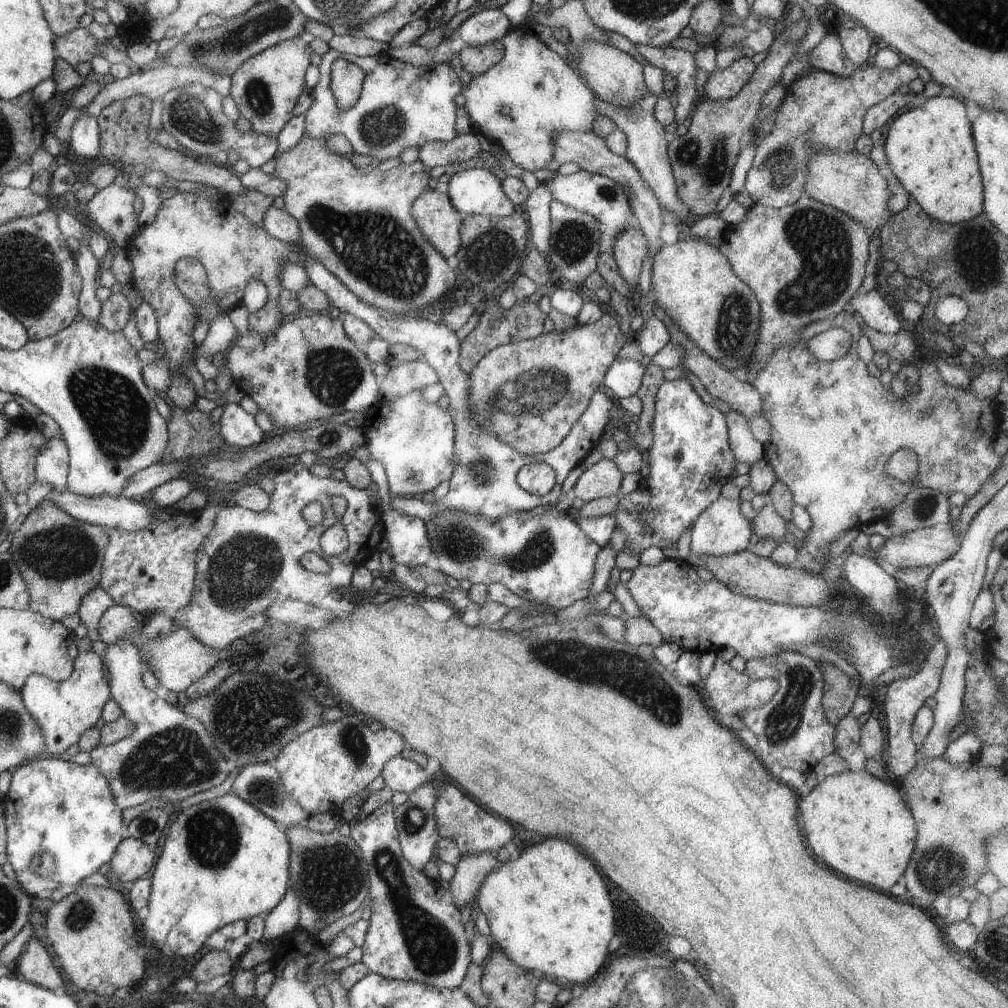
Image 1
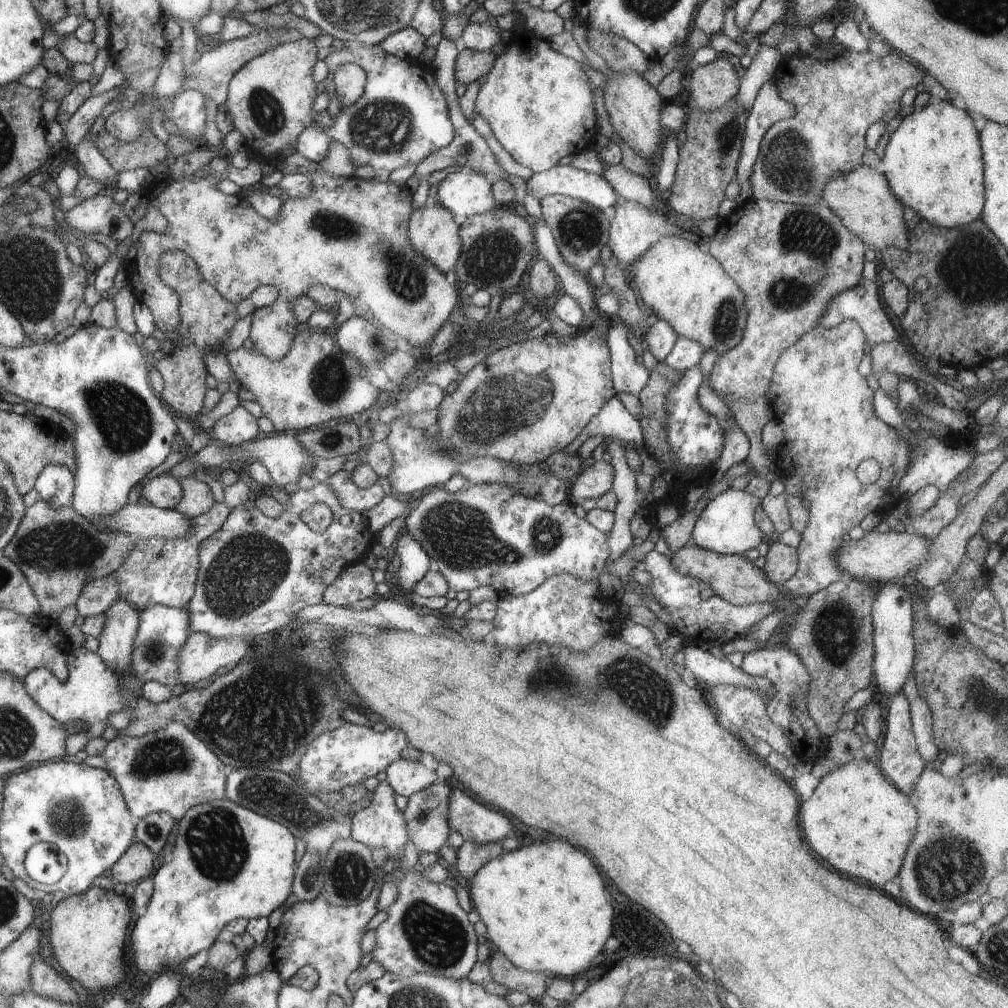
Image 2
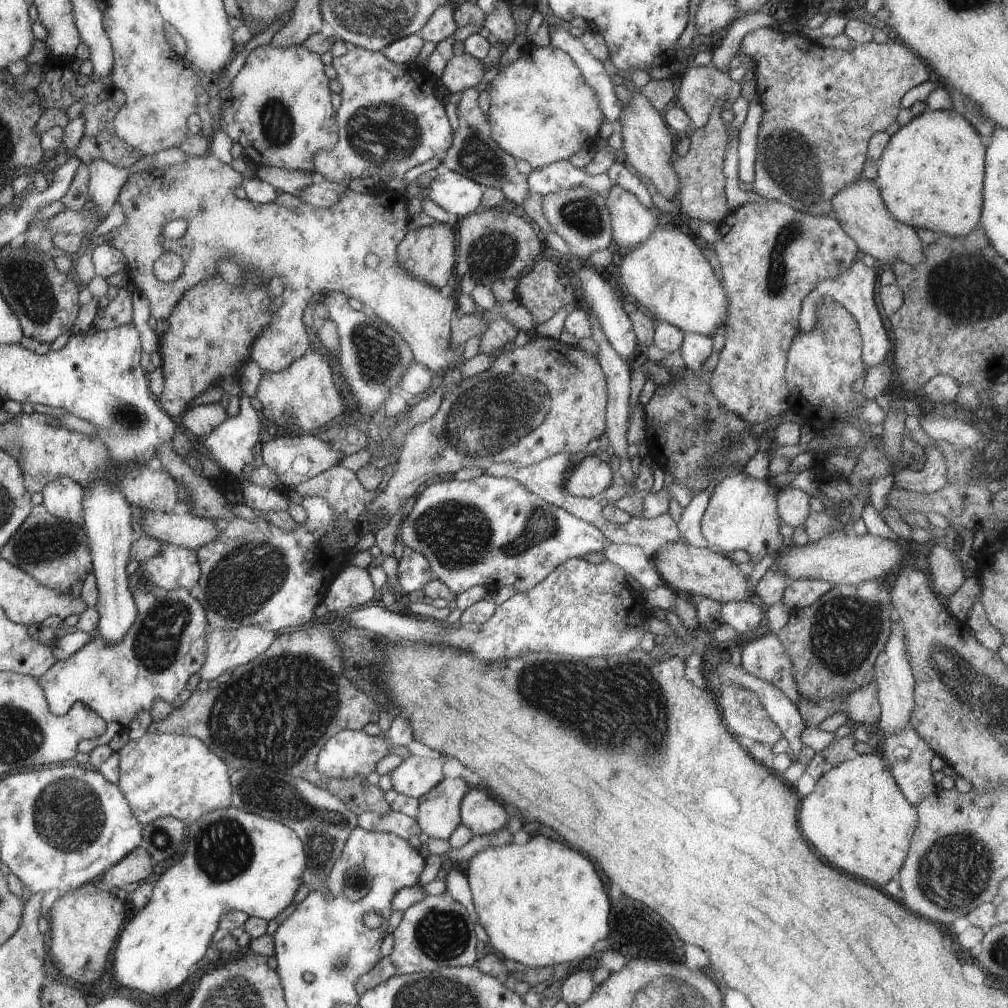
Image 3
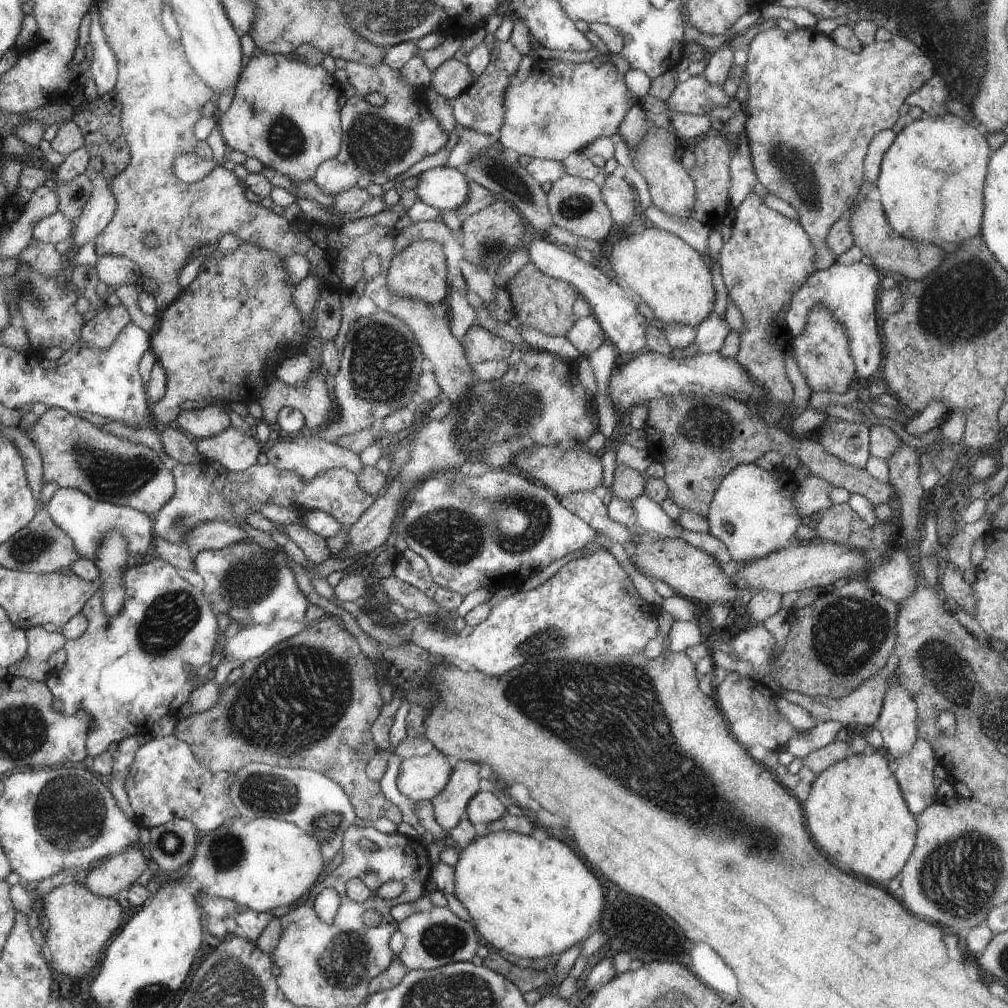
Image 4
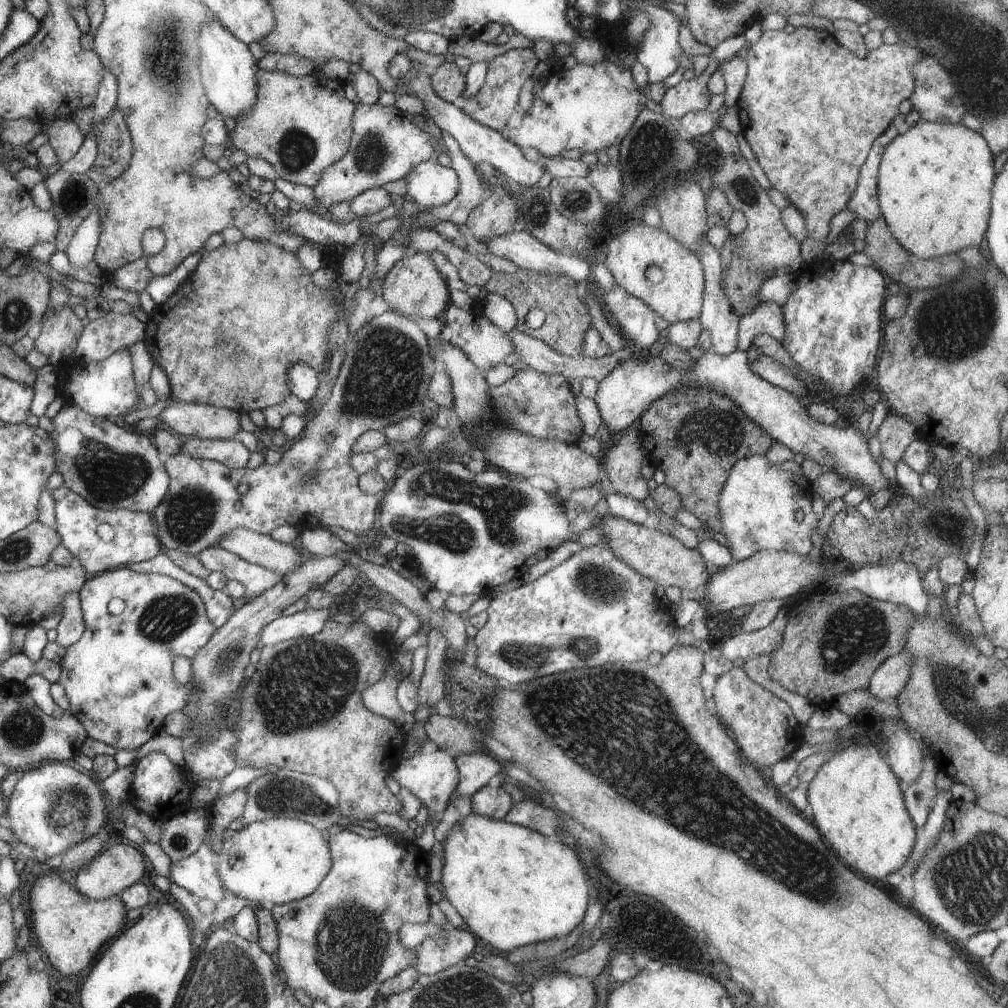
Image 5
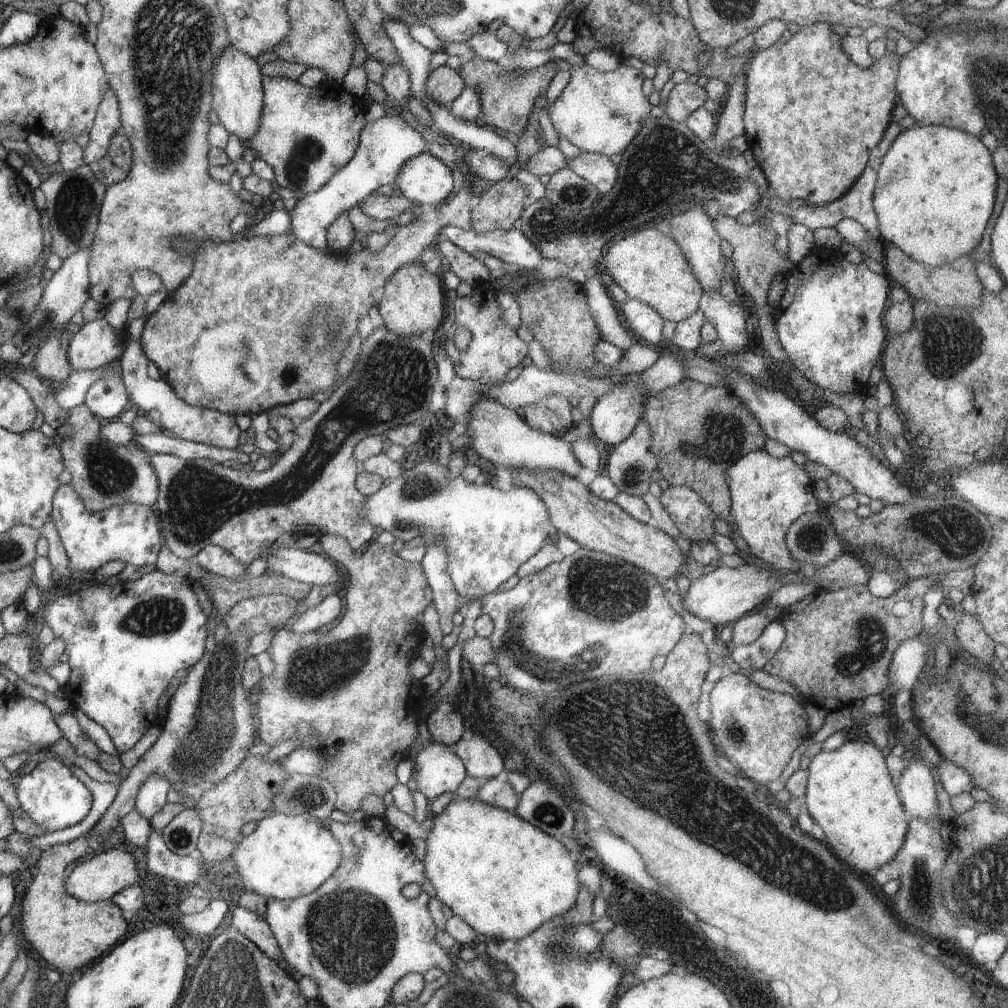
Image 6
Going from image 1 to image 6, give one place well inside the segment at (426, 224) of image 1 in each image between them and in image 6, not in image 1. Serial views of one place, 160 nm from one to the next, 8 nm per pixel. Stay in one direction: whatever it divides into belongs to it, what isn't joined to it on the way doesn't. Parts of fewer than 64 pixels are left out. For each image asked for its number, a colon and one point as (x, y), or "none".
2: (434, 233)
3: (428, 254)
4: (418, 271)
5: (414, 287)
6: (411, 301)

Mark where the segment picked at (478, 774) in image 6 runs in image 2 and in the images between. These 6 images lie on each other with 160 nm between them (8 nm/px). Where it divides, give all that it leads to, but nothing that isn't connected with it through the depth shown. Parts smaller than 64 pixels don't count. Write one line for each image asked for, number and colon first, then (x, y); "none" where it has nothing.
2: (427, 817)
3: (439, 815)
4: (449, 806)
5: (476, 769)

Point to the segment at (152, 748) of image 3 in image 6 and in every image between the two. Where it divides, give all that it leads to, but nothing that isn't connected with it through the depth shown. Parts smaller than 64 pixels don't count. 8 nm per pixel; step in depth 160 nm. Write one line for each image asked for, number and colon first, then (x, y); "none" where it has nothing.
4: (166, 782)
5: (160, 789)
6: (151, 798)

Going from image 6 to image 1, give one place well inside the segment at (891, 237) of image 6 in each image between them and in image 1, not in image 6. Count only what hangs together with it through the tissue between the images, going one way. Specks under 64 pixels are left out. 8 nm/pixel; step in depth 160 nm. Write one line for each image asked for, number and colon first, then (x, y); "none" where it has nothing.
1: (931, 151)
2: (933, 163)
3: (931, 173)
4: (931, 181)
5: (934, 185)

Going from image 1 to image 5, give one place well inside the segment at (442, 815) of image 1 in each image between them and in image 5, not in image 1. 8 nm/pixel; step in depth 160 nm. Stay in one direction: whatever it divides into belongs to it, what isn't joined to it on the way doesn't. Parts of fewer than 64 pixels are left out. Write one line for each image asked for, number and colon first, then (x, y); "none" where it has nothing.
2: (476, 822)
3: (480, 812)
4: (484, 808)
5: (493, 802)

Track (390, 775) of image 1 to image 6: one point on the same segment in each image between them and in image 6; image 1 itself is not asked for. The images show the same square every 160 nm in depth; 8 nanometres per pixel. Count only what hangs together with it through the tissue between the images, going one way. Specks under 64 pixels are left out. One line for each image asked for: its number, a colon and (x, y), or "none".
2: (406, 777)
3: (419, 773)
4: (420, 778)
5: (432, 776)
6: (439, 770)

